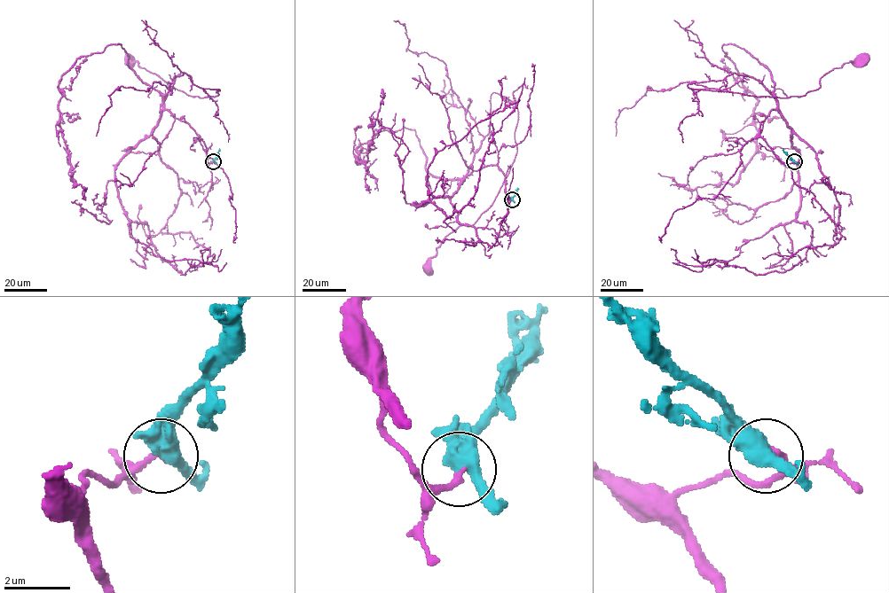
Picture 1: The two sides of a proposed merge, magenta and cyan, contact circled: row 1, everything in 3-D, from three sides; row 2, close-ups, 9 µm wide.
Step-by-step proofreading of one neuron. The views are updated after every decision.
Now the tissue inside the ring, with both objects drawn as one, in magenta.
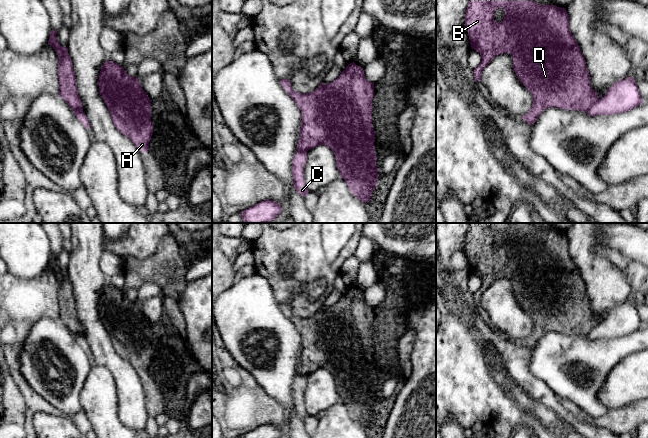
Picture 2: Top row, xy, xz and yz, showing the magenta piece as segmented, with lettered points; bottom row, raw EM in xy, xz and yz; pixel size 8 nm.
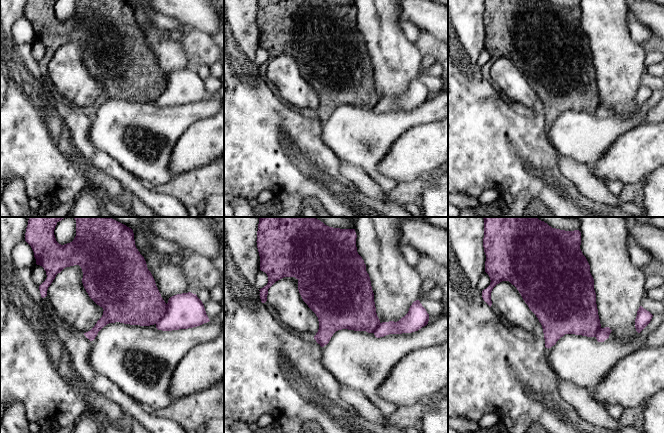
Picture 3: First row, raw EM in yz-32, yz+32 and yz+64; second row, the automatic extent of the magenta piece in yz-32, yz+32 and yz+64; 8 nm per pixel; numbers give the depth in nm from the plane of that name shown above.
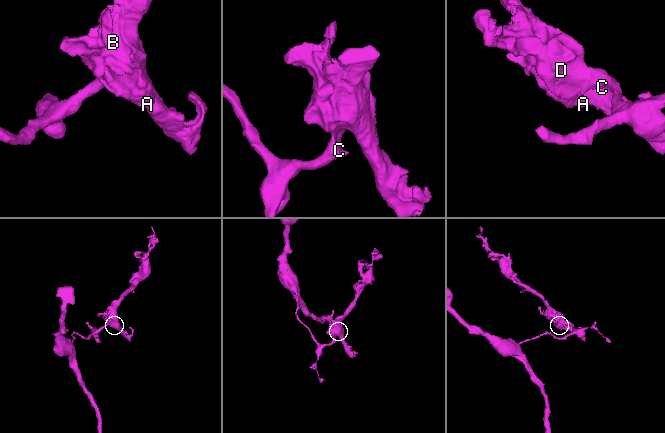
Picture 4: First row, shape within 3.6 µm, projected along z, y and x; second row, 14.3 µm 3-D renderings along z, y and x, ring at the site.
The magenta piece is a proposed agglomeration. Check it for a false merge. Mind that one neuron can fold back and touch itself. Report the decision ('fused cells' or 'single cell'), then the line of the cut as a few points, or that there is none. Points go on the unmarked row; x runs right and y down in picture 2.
fused cells; cut yz (598, 323), (587, 334)

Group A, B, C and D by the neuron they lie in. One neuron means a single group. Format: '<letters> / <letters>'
A B D / C

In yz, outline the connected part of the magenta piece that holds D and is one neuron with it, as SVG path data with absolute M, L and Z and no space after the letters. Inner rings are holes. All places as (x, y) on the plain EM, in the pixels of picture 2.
M469 223L465 251L471 272L482 280L482 286L473 294L476 306L481 305L483 293L495 280L509 277L513 281L513 292L517 301L533 319L530 335L522 340L522 343L529 349L534 348L538 340L547 332L557 331L587 336L598 324L598 318L591 310L585 283L570 255L569 239L565 232L538 228L532 223ZM498 232L503 232L505 236L503 245L499 247L494 244L494 236Z

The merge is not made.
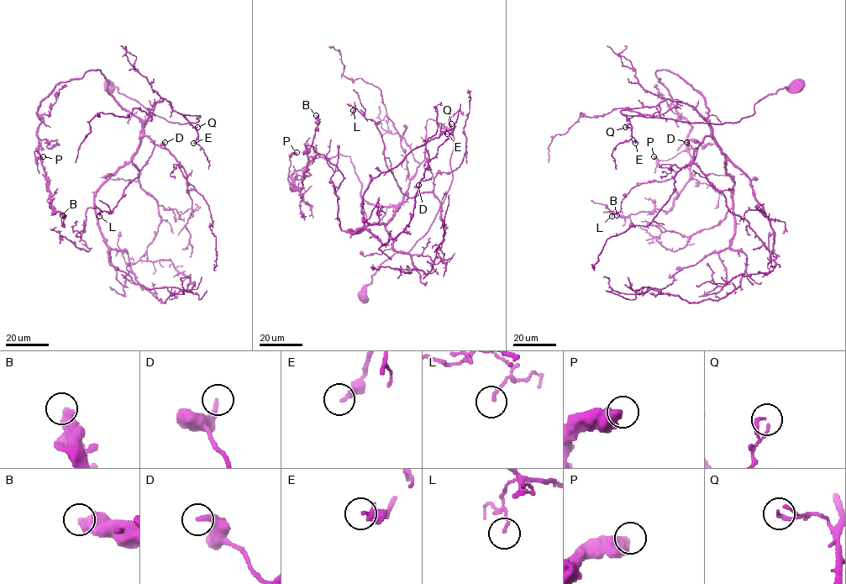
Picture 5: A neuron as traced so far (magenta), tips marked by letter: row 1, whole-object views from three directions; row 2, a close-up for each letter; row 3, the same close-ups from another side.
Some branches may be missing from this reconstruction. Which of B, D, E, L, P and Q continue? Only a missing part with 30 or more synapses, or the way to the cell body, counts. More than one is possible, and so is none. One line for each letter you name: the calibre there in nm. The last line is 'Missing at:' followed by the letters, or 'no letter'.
B: 550 nm thick
Missing at: B

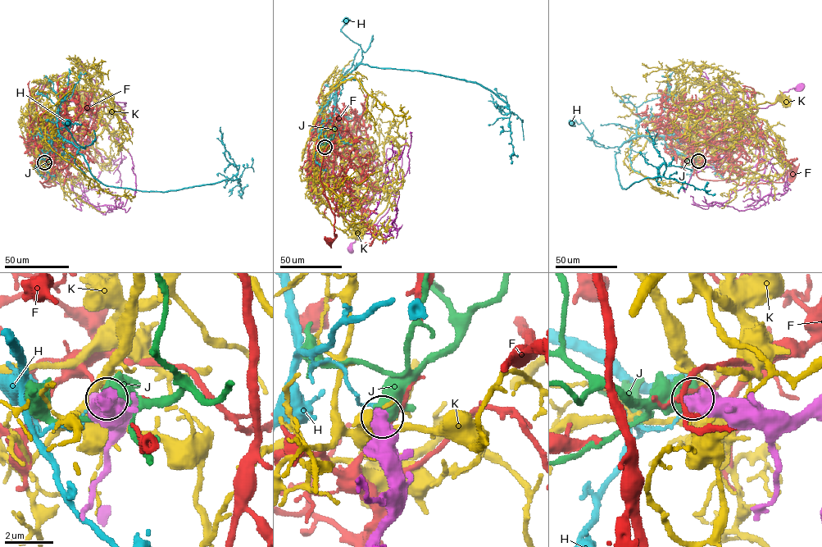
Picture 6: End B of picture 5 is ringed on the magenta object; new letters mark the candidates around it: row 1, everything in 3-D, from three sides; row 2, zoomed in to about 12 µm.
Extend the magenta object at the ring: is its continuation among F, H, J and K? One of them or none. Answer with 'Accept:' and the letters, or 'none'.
Accept: J

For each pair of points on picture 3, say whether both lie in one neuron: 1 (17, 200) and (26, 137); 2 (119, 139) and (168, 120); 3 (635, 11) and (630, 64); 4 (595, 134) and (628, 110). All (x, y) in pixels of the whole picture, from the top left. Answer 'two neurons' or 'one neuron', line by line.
1: two neurons
2: one neuron
3: two neurons
4: two neurons

